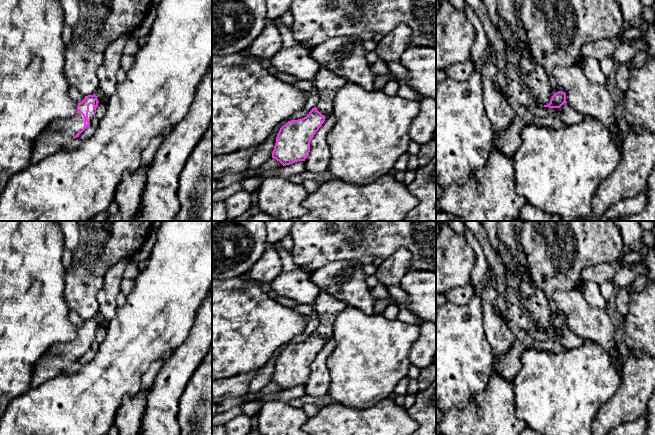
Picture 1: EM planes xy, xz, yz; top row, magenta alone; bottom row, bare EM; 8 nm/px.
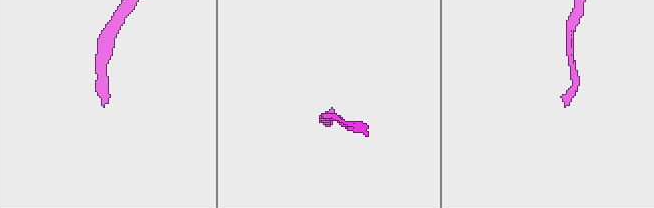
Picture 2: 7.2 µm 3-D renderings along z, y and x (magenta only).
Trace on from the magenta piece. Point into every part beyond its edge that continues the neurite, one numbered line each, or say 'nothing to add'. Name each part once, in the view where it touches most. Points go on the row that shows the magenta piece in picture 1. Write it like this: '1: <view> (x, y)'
1: xy (91, 109)

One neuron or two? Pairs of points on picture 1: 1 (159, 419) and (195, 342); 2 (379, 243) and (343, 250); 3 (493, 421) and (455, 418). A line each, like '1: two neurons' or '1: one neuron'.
1: one neuron
2: one neuron
3: one neuron

